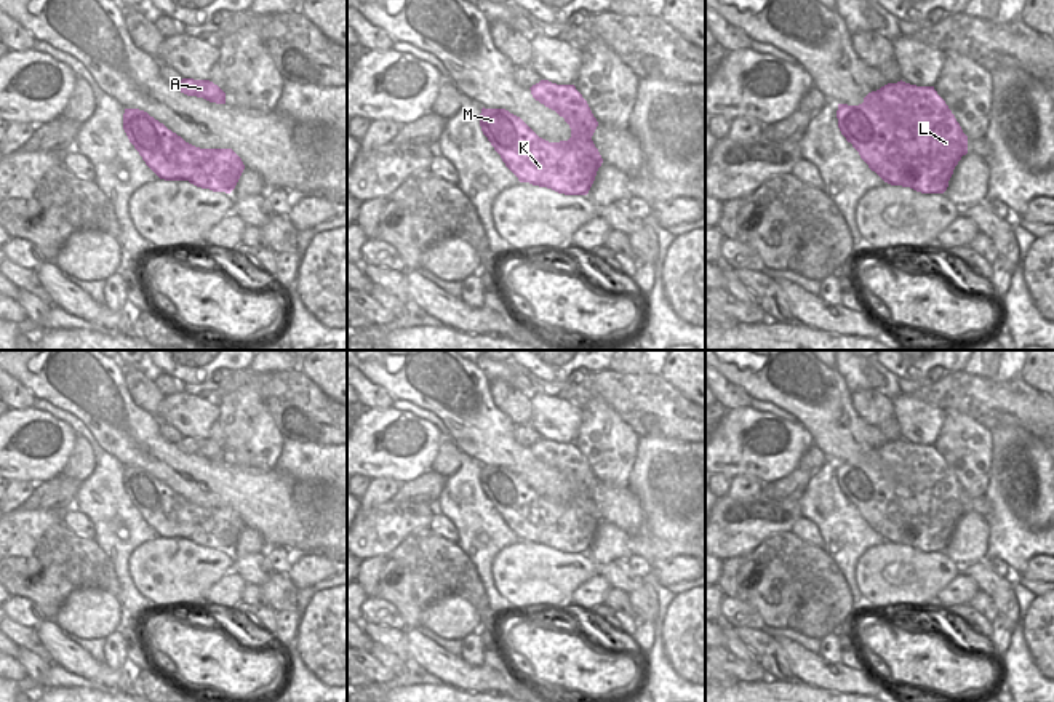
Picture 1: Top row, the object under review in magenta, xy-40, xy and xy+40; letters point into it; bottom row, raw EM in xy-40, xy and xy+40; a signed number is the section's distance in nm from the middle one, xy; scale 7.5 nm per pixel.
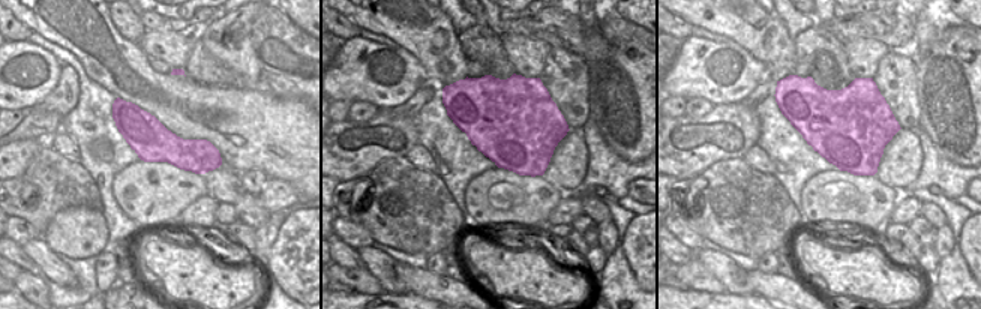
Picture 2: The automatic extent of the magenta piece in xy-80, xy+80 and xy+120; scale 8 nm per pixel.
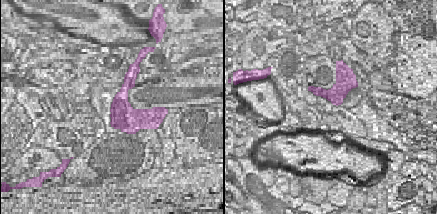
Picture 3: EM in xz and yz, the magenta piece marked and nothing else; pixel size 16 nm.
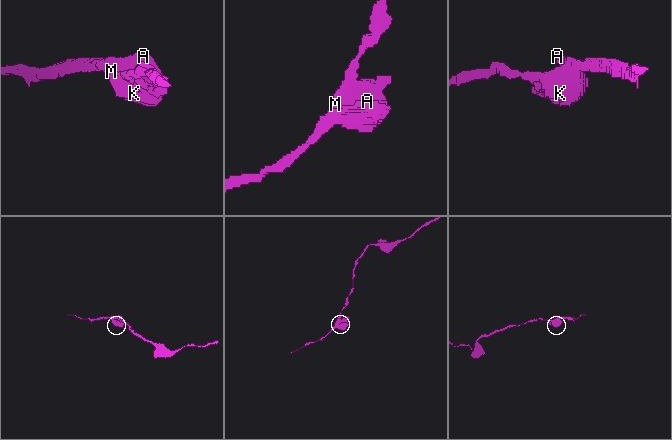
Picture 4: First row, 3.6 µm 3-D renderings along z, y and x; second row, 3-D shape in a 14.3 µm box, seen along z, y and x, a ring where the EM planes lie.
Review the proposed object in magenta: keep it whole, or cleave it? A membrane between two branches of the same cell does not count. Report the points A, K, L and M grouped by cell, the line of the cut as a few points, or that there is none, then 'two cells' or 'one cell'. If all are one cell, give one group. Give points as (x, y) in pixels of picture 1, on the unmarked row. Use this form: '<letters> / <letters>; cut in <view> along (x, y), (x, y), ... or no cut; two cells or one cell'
A K L M; no cut; one cell

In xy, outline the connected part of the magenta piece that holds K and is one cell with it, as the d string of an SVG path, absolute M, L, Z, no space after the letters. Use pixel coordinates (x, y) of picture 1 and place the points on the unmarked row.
M541 438L529 448L536 459L565 477L571 486L568 499L549 501L509 469L485 465L480 472L483 493L520 540L587 553L603 521L592 499L597 477L574 443Z

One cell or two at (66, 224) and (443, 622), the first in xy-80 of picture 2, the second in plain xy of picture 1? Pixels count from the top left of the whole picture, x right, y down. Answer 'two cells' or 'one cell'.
one cell

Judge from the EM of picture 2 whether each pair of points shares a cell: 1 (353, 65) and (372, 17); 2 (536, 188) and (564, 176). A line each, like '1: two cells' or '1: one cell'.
1: two cells
2: two cells

